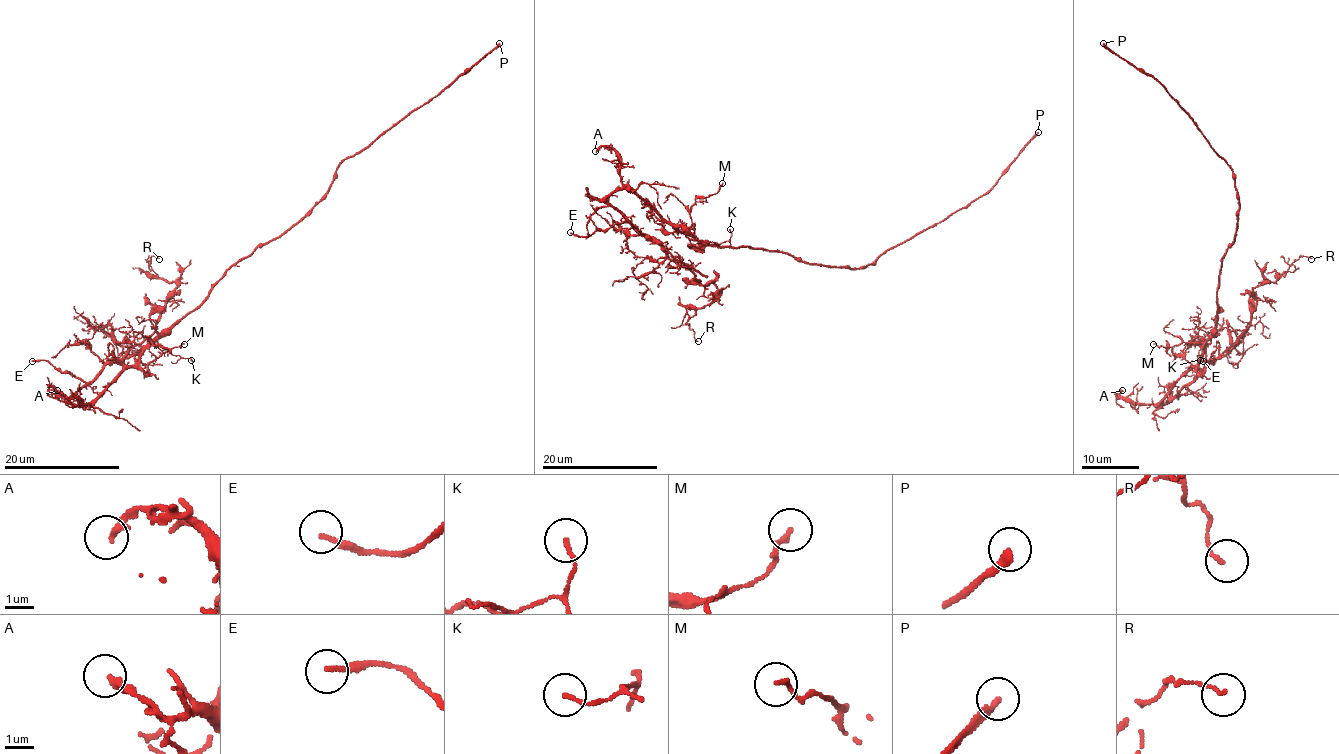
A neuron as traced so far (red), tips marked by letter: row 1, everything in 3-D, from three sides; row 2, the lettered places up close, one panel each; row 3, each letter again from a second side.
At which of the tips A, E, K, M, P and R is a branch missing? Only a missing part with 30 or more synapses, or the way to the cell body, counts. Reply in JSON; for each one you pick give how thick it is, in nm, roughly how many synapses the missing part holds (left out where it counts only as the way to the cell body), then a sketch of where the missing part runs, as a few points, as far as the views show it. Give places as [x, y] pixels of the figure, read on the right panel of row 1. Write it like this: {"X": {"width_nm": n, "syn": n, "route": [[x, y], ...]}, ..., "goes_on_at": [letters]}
{"P": {"width_nm": 280, "syn": 70}, "goes_on_at": ["P"]}

